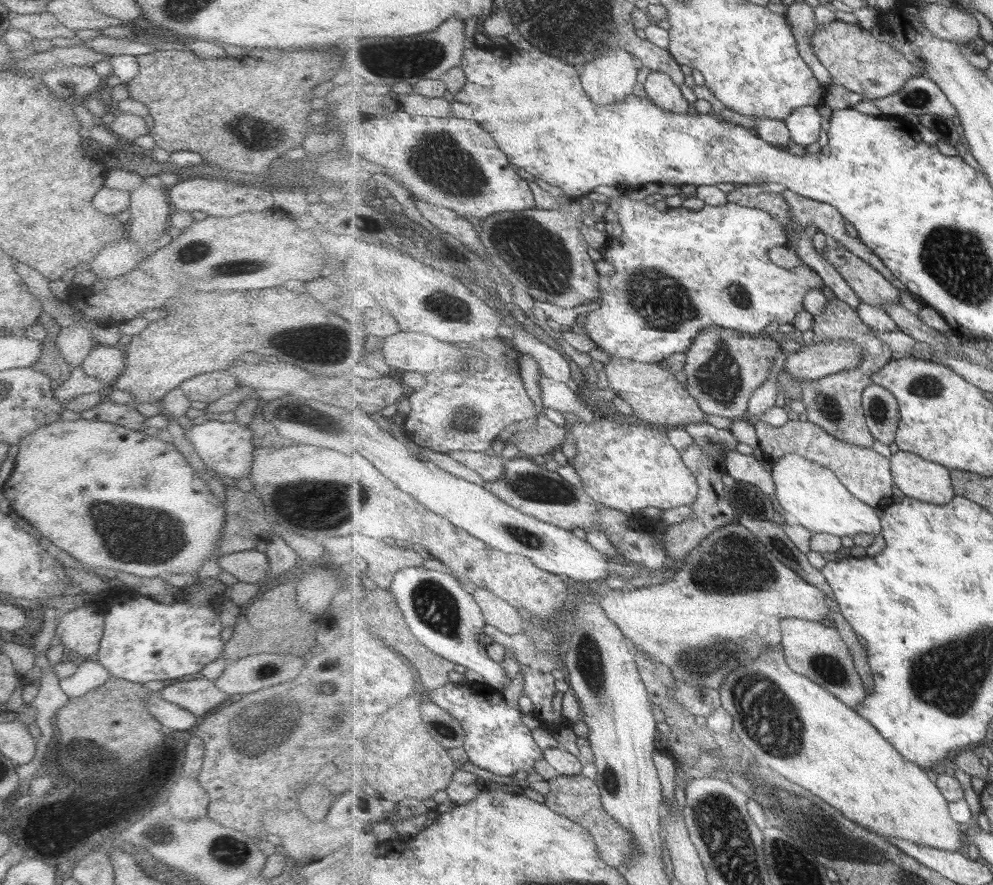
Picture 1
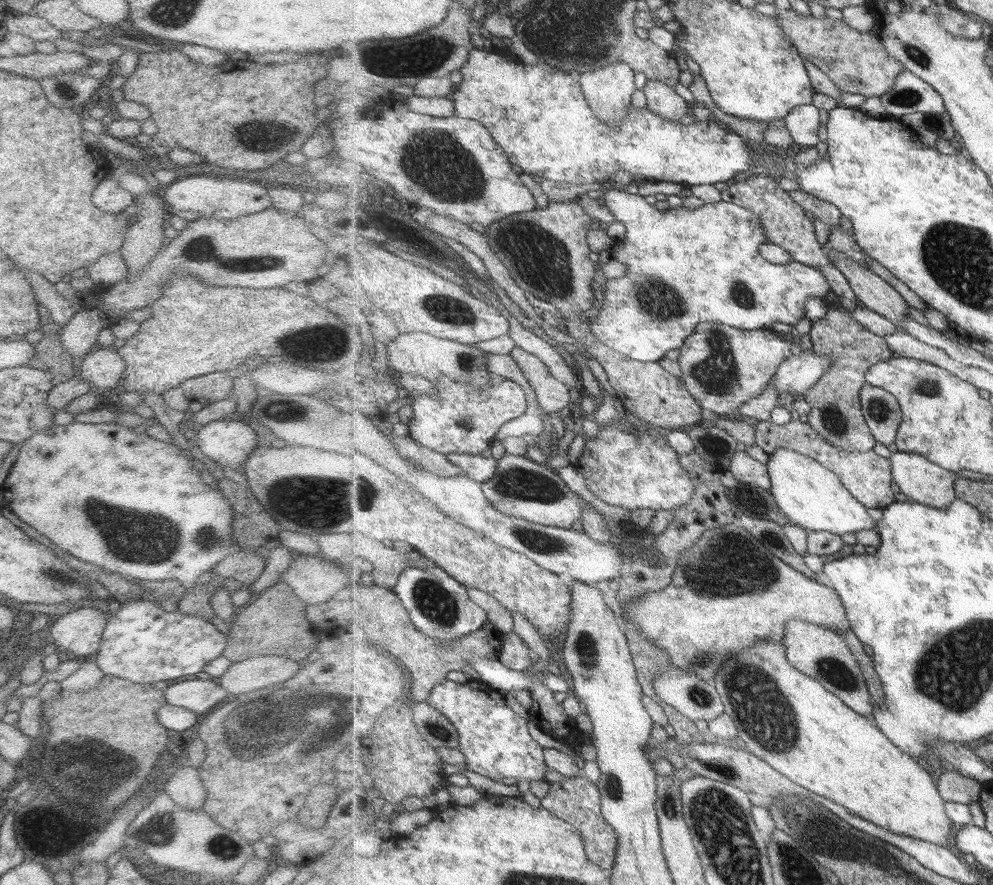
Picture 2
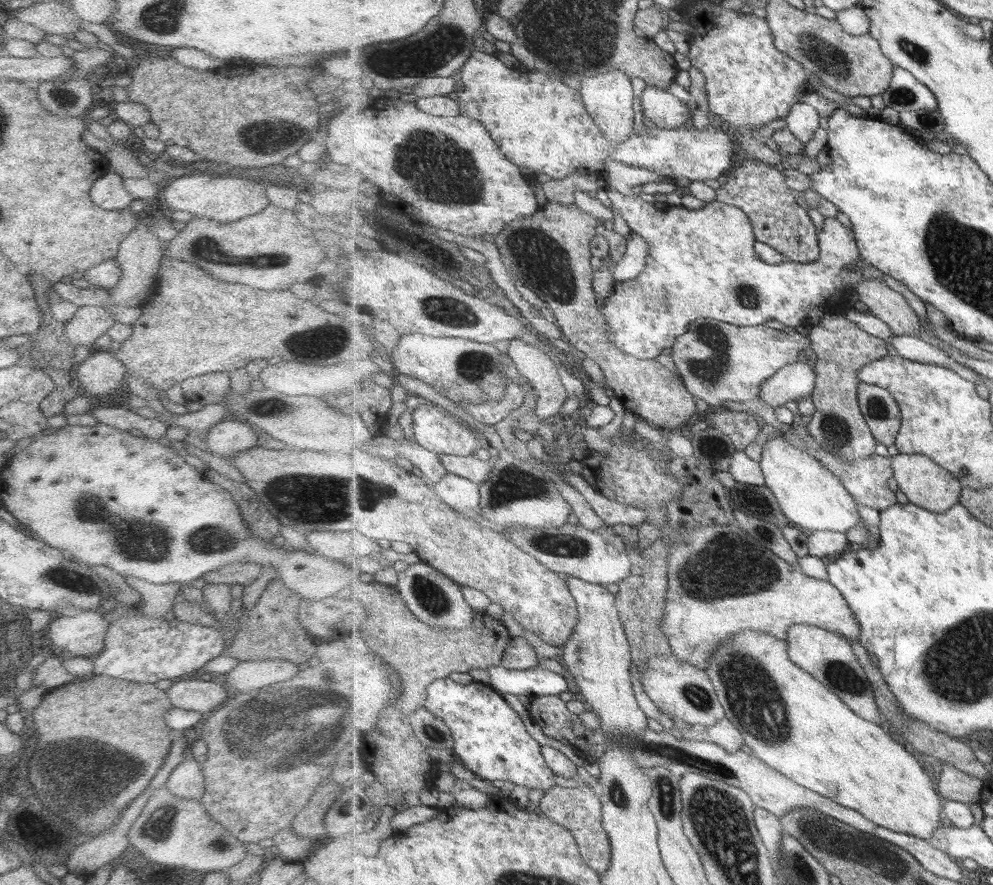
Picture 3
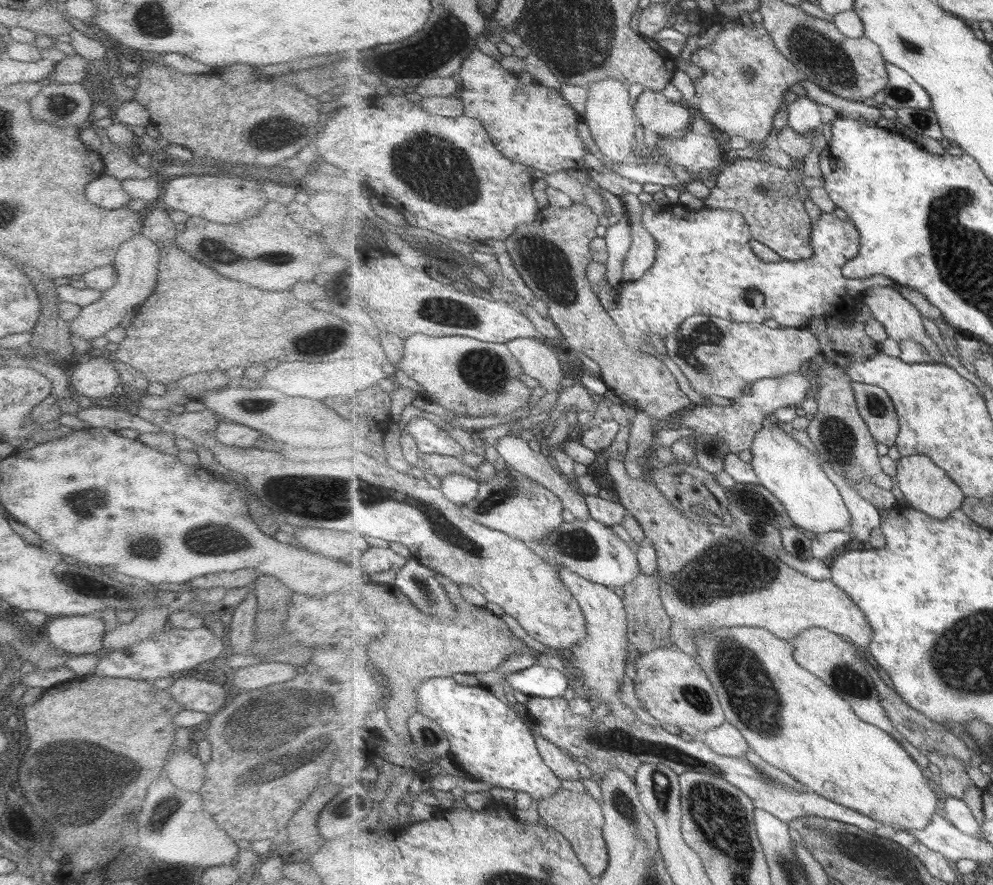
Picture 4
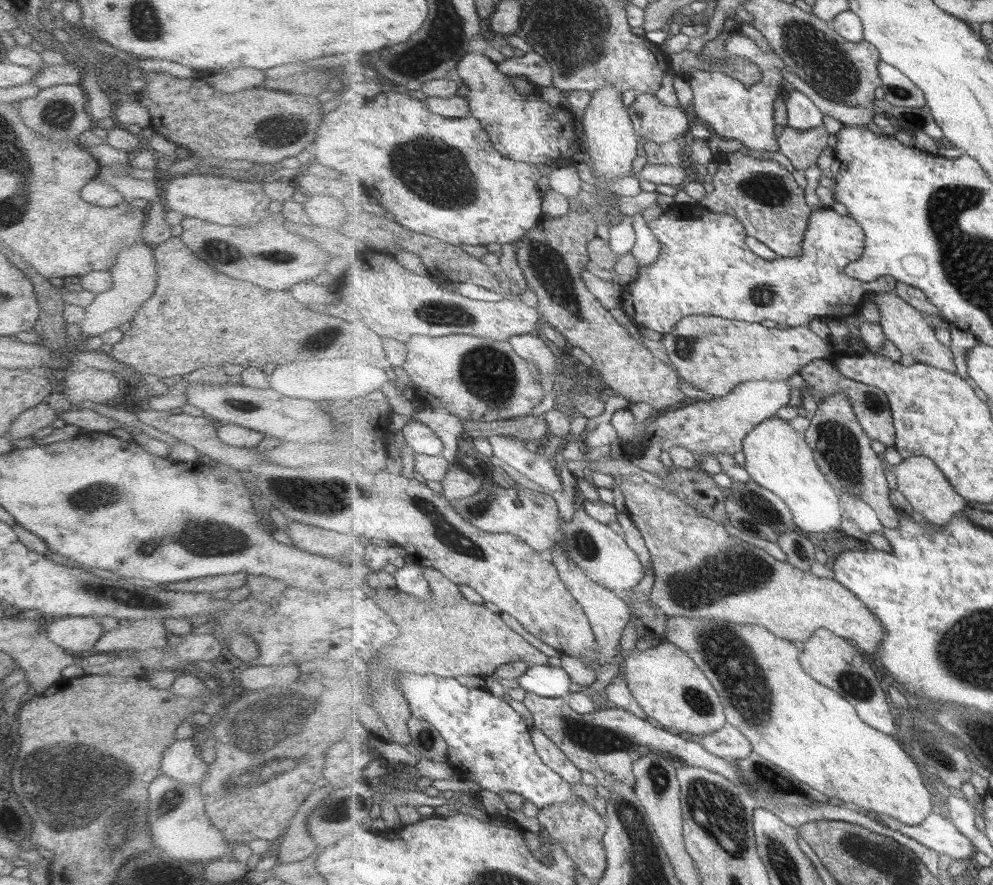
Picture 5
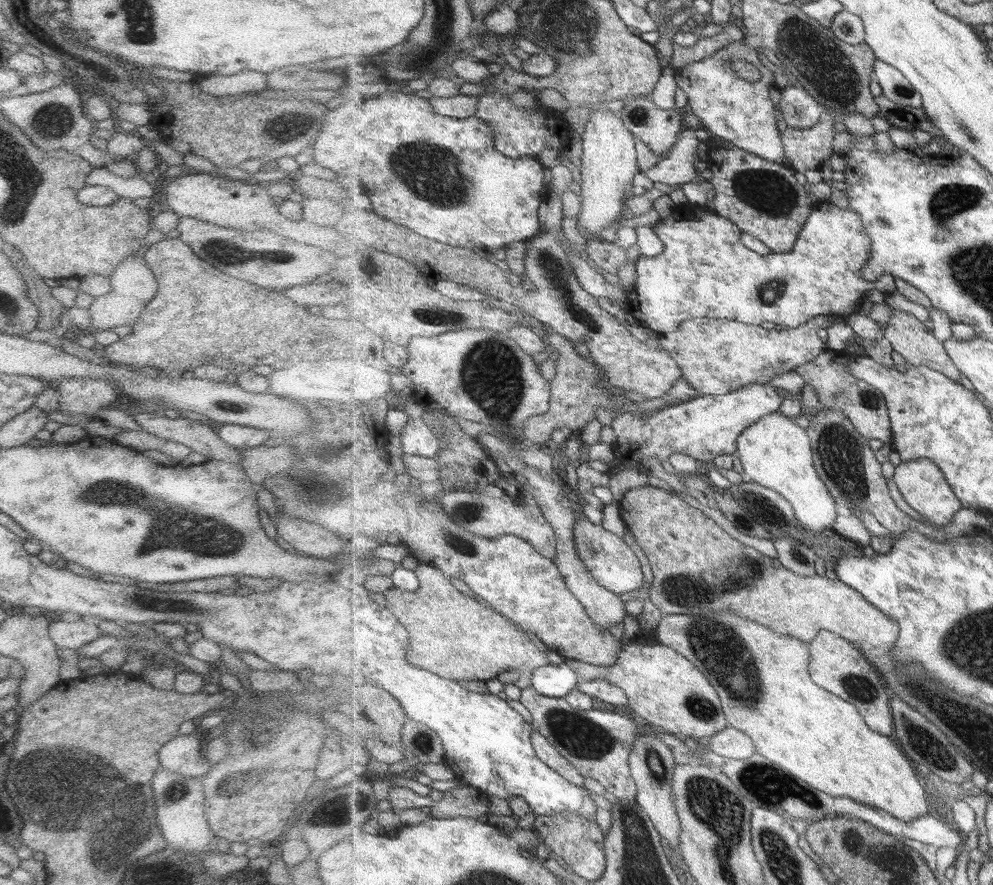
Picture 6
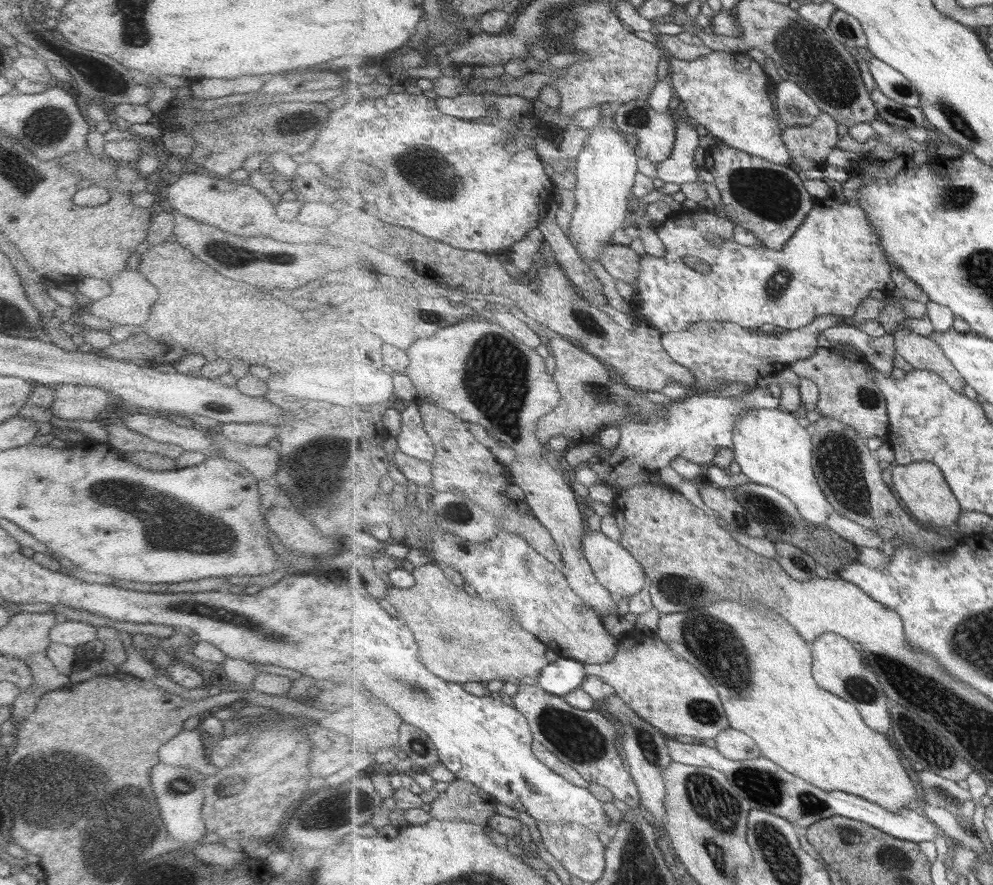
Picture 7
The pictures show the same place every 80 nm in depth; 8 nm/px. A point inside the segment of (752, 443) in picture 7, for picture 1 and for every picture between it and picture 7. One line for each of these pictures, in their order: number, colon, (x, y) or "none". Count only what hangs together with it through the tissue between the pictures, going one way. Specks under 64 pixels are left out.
1: (810, 495)
2: (811, 495)
3: (811, 496)
4: (790, 472)
5: (779, 459)
6: (776, 453)

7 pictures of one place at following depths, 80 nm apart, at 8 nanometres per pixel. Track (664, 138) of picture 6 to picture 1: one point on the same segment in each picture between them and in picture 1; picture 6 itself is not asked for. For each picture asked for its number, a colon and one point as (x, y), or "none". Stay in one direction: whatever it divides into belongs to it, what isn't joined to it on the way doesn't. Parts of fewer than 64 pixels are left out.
1: (660, 88)
2: (664, 101)
3: (664, 110)
4: (655, 112)
5: (655, 122)

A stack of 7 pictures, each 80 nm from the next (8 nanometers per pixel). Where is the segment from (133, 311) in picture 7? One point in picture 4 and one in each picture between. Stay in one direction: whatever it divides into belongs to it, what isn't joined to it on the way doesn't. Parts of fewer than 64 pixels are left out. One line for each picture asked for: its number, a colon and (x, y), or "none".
4: (136, 262)
5: (134, 276)
6: (132, 286)

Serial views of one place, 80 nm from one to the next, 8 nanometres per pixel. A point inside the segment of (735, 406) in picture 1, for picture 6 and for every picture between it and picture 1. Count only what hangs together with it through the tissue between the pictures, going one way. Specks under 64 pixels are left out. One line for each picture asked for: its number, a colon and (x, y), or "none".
2: (723, 367)
3: (718, 361)
4: (719, 357)
5: (714, 355)
6: (718, 356)

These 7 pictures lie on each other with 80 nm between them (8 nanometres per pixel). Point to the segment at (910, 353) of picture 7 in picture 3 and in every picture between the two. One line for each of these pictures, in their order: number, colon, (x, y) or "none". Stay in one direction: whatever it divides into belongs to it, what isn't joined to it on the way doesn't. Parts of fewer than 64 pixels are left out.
3: (884, 302)
4: (902, 319)
5: (904, 325)
6: (908, 335)

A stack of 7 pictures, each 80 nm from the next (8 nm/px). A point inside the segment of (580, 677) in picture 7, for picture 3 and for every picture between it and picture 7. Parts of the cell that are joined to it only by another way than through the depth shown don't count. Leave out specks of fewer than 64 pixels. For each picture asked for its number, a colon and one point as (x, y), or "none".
3: (536, 682)
4: (536, 681)
5: (547, 681)
6: (556, 681)

